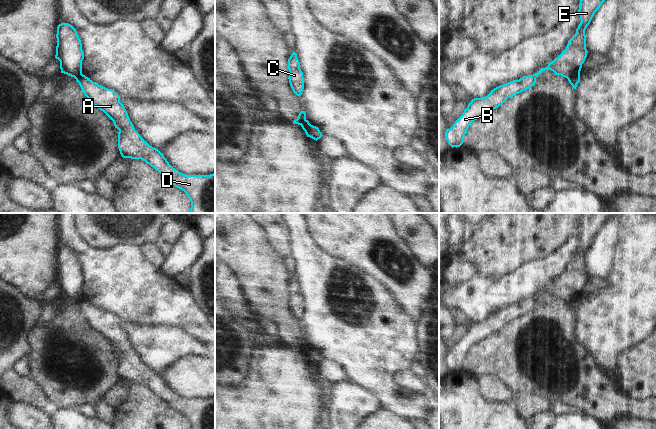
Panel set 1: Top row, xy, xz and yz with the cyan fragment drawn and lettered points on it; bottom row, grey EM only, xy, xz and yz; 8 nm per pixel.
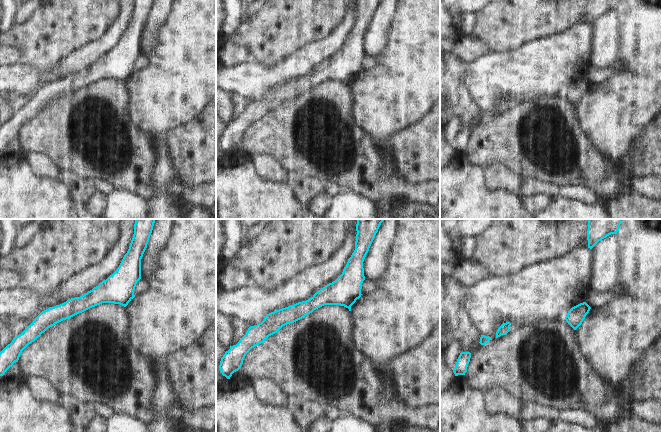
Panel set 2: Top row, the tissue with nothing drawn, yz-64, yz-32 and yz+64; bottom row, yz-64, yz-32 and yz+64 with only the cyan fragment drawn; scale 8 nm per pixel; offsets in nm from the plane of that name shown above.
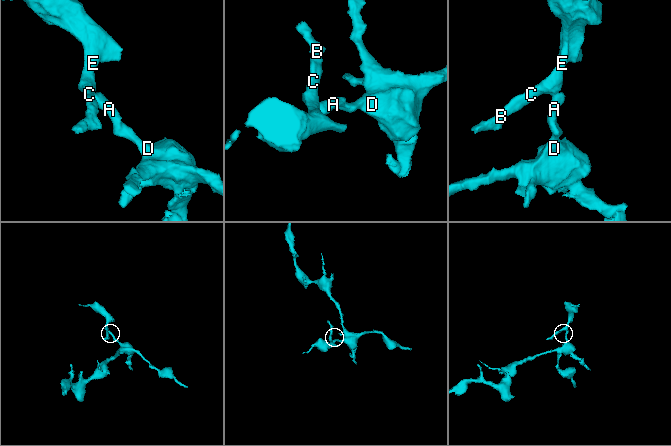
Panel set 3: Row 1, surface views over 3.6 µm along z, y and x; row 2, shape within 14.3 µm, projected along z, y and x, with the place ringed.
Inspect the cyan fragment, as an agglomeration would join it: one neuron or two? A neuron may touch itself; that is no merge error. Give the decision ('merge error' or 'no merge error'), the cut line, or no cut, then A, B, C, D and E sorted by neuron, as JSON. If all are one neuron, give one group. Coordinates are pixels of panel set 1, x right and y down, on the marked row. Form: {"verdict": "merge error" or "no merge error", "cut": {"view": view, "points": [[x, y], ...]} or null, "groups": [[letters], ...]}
{"verdict": "merge error", "cut": {"view": "yz", "points": [[579, 72], [573, 73], [567, 78]]}, "groups": [["A", "D"], ["B", "C", "E"]]}

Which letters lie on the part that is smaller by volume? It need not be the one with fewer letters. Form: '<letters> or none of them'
B, C, E

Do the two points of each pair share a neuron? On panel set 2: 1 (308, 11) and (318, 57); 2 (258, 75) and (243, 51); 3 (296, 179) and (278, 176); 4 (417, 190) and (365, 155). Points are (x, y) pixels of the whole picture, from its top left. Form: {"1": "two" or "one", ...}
{"1": "two", "2": "two", "3": "two", "4": "one"}

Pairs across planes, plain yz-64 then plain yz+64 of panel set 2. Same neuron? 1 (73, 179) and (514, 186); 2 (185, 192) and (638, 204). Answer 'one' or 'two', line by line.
1: two
2: two

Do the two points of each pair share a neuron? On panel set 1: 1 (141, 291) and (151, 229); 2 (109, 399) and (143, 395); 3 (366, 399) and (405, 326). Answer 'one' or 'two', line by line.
1: two
2: two
3: two

